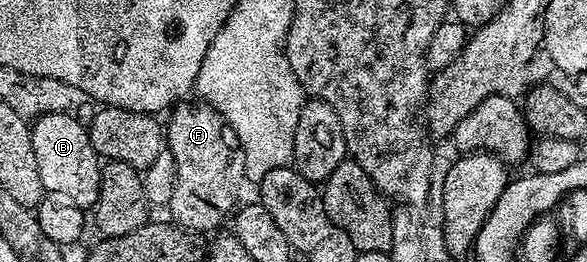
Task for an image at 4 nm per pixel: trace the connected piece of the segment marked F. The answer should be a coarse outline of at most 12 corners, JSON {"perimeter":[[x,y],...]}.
{"perimeter":[[208,104],[165,120],[170,219],[214,233],[245,184],[237,134]]}

